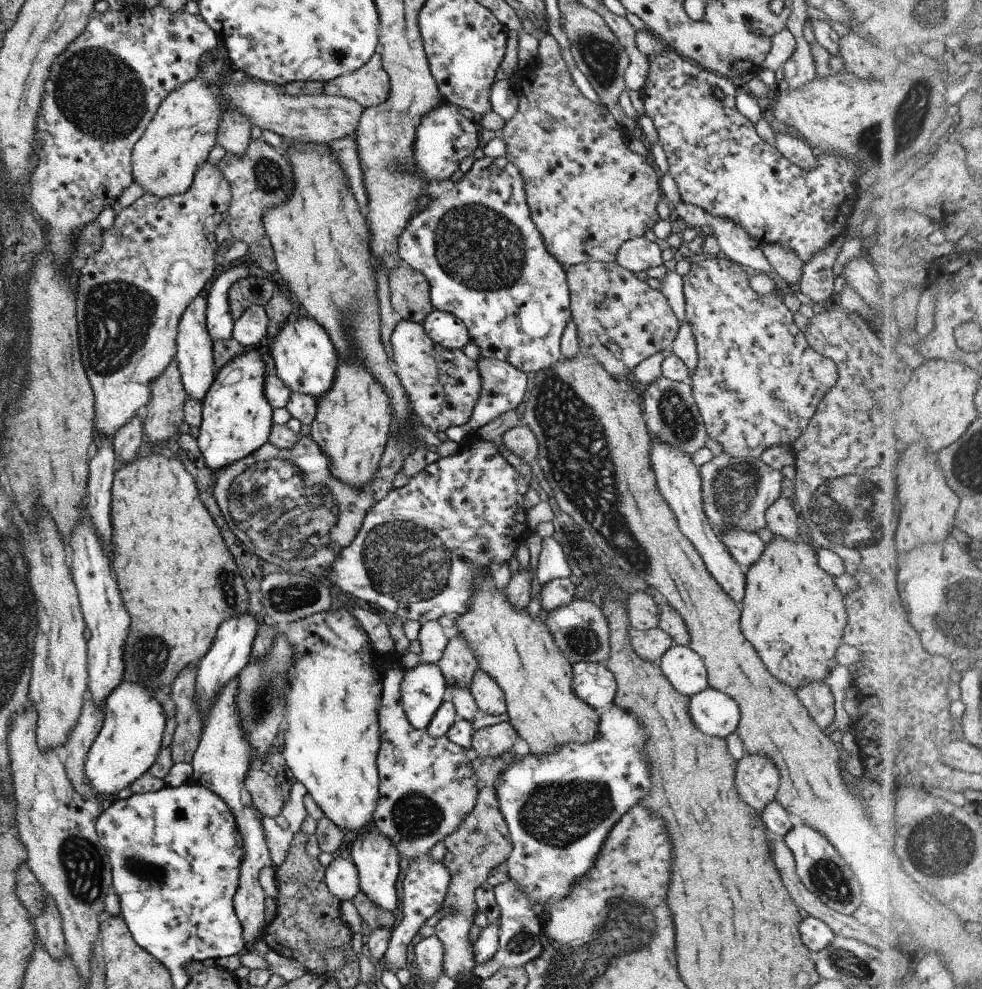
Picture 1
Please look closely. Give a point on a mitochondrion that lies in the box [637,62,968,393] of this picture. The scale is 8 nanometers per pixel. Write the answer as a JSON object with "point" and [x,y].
{"point":[874,143]}

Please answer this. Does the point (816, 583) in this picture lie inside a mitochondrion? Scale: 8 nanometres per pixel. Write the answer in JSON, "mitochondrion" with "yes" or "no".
{"mitochondrion":"no"}

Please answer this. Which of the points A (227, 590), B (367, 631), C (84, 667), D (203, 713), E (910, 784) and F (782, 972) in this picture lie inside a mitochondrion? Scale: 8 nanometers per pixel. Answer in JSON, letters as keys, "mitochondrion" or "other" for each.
{"A":"mitochondrion","B":"other","C":"other","D":"other","E":"other","F":"other"}

